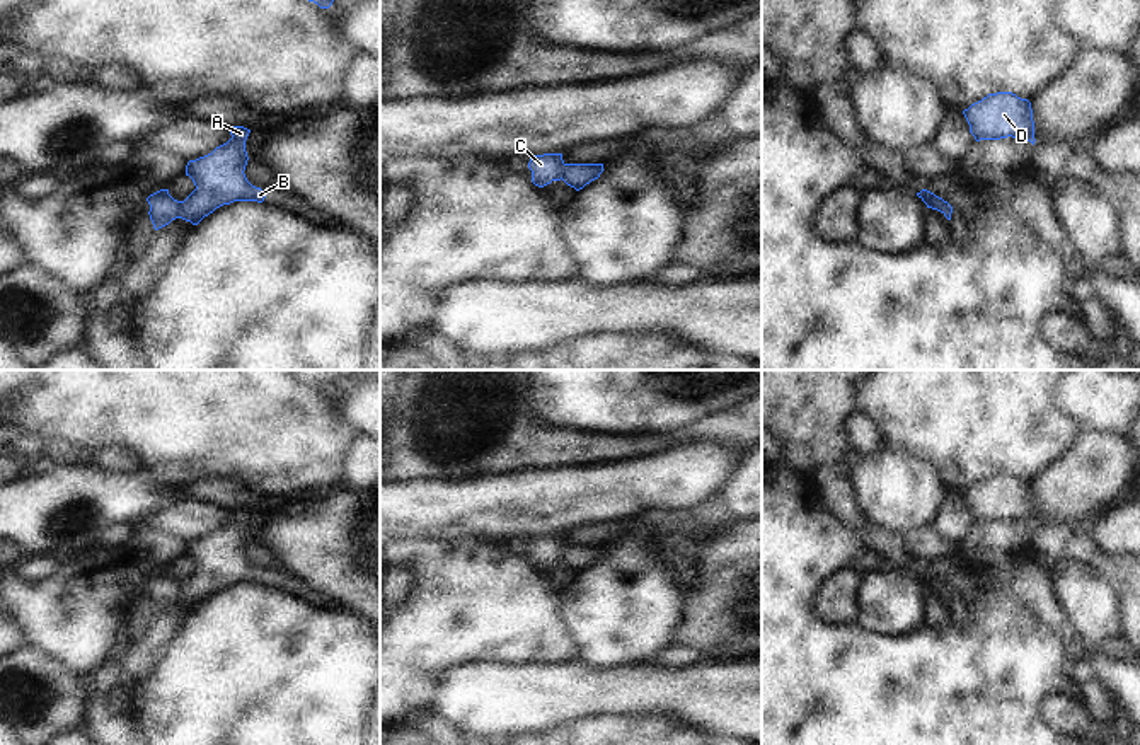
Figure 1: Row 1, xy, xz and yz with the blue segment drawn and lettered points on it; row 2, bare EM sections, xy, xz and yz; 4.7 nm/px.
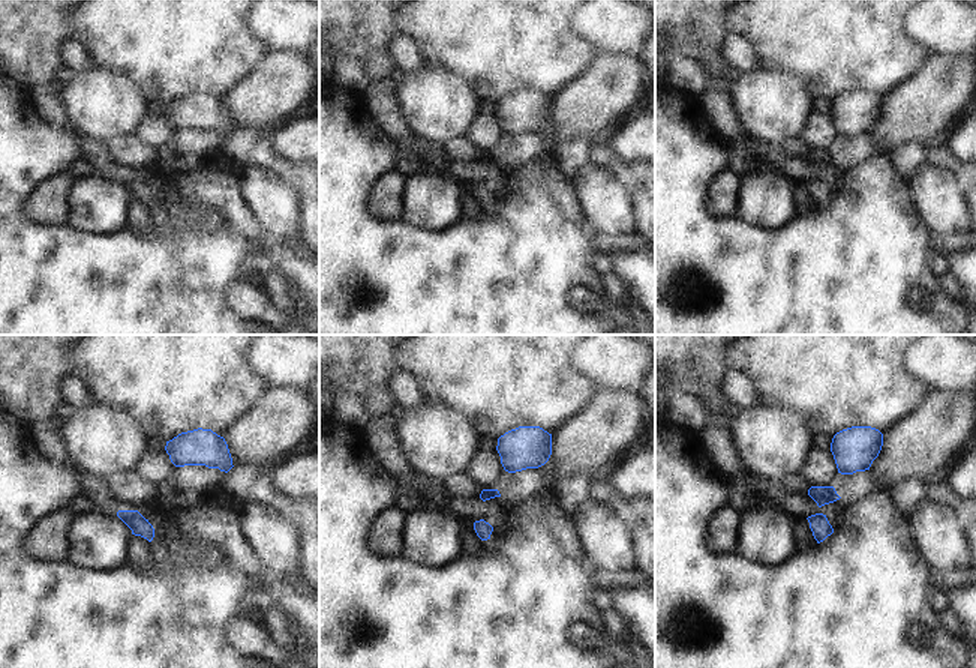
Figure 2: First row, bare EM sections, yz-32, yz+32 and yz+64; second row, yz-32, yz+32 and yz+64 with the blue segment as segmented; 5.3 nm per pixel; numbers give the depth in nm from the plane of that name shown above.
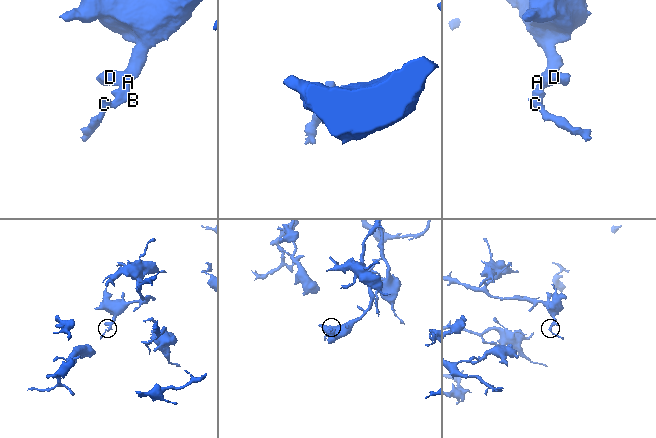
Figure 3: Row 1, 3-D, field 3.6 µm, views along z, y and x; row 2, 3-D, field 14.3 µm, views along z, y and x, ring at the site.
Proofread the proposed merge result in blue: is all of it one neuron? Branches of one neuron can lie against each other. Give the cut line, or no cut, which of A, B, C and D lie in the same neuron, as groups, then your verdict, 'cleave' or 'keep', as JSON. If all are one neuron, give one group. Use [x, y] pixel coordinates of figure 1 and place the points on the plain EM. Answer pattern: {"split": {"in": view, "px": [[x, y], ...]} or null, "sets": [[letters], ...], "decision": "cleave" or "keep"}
{"split": {"in": "xy", "px": [[181, 583], [178, 599]]}, "sets": [["A", "B", "D"], ["C"]], "decision": "cleave"}

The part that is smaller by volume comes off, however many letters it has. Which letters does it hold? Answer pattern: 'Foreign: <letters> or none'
Foreign: C.

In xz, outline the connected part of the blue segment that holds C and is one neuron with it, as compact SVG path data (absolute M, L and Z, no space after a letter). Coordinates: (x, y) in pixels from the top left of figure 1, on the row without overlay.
M562 535L535 537L528 544L532 552L532 564L538 569L561 563L561 552L564 549Z

